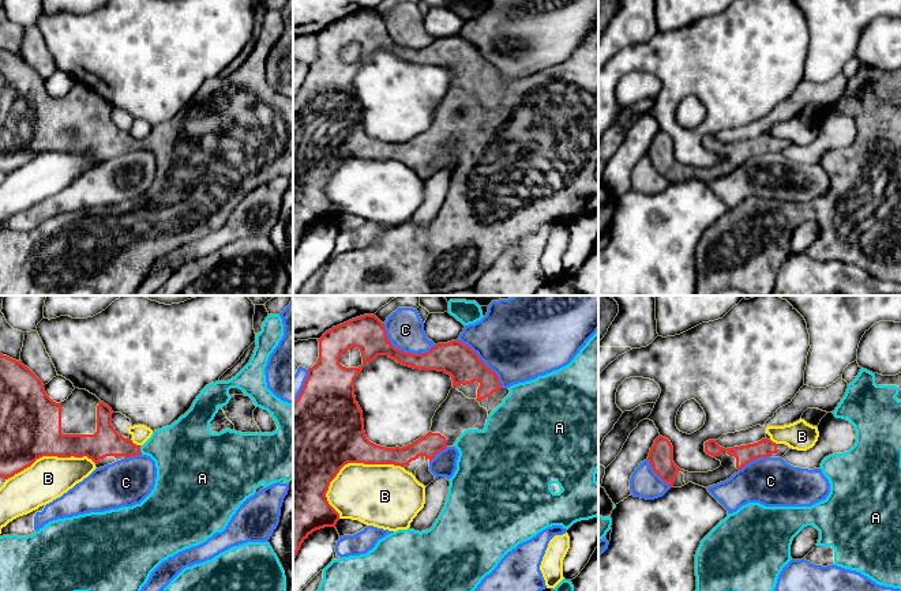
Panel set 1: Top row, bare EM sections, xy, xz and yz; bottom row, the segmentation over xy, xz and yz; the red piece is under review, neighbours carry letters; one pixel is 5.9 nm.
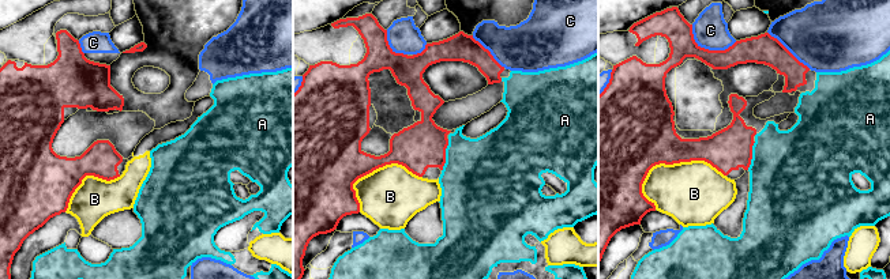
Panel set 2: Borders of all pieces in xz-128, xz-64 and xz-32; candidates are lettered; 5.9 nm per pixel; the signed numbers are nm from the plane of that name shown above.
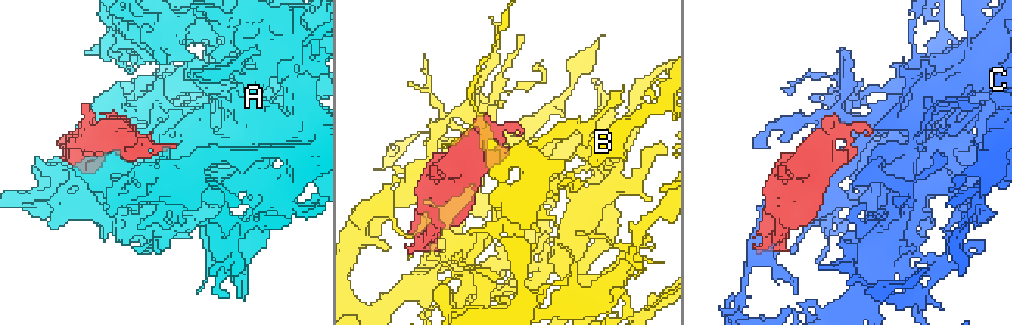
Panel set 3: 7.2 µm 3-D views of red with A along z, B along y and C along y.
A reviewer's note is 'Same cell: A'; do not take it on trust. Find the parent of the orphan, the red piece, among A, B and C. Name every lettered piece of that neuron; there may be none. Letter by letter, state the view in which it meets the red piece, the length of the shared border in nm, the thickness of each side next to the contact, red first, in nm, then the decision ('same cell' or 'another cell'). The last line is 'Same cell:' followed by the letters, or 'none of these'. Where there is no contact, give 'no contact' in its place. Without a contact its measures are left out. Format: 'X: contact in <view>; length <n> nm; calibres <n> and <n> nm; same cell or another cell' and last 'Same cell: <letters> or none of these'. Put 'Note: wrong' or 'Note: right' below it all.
A: contact in xy; length 60 nm; calibres 170 and 340 nm; same cell
B: contact in xz; length 500 nm; calibres 440 and 360 nm; another cell
C: contact in xz; length 340 nm; calibres 220 and 220 nm; another cell
Same cell: A
Note: right

